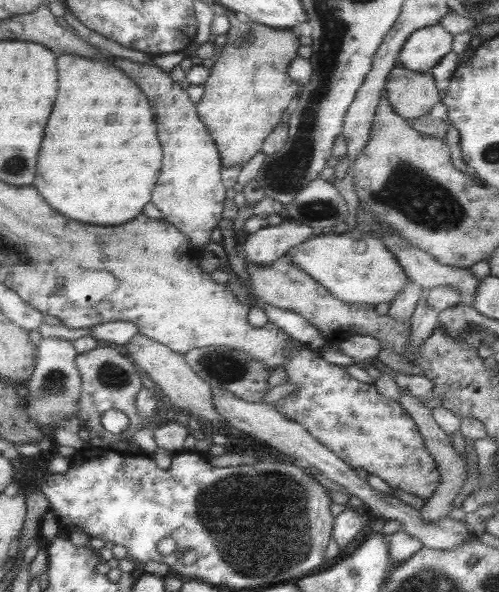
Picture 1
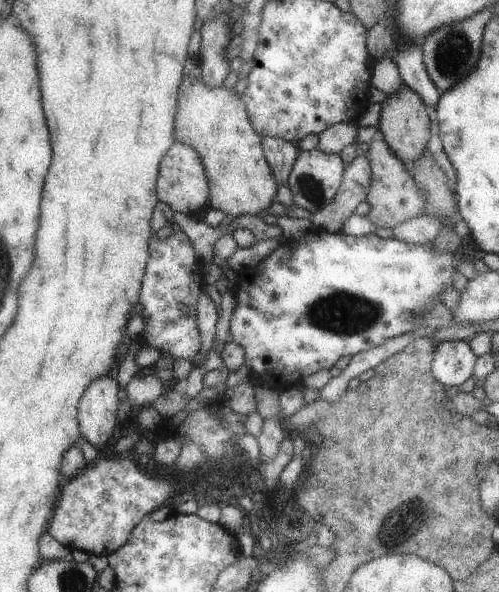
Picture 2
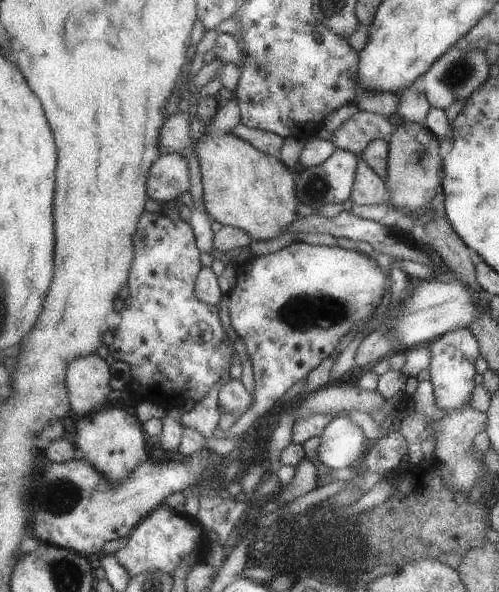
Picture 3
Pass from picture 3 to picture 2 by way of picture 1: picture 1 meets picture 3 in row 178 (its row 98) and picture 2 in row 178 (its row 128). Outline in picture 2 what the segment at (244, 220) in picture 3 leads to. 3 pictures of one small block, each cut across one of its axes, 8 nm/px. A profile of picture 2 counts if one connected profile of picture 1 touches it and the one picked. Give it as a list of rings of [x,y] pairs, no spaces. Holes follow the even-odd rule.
[[[194,69],[191,74],[187,73],[187,76],[183,76],[181,80],[179,94],[177,94],[179,100],[177,100],[175,111],[173,138],[177,142],[194,148],[198,154],[207,177],[209,209],[221,210],[225,215],[235,218],[243,214],[259,215],[261,210],[270,206],[275,200],[274,194],[278,187],[262,153],[260,143],[262,136],[251,128],[238,94],[233,93],[231,87],[223,85],[208,87],[199,73]]]

